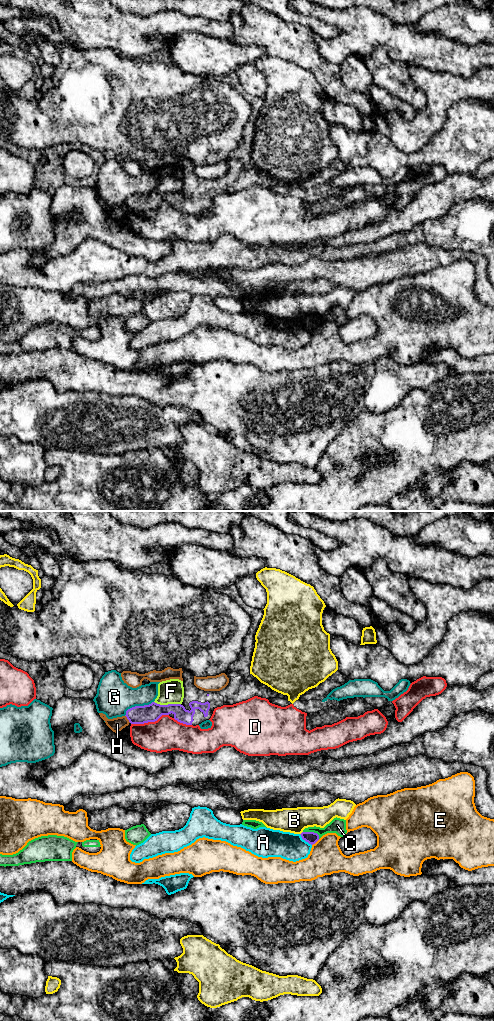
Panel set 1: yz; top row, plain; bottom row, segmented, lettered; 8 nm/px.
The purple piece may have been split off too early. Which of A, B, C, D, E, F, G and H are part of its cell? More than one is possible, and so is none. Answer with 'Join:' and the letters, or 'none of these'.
Join: none of these

